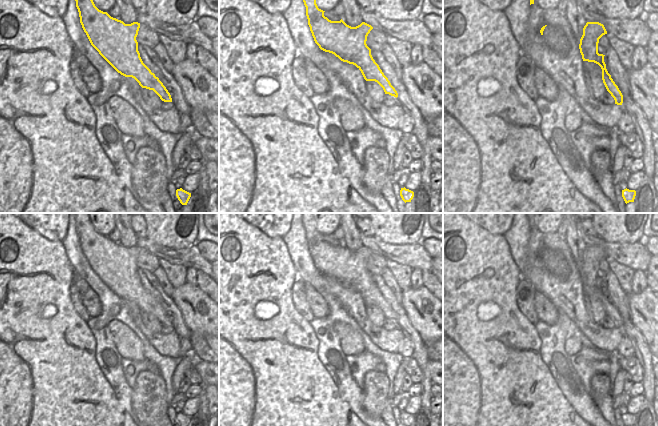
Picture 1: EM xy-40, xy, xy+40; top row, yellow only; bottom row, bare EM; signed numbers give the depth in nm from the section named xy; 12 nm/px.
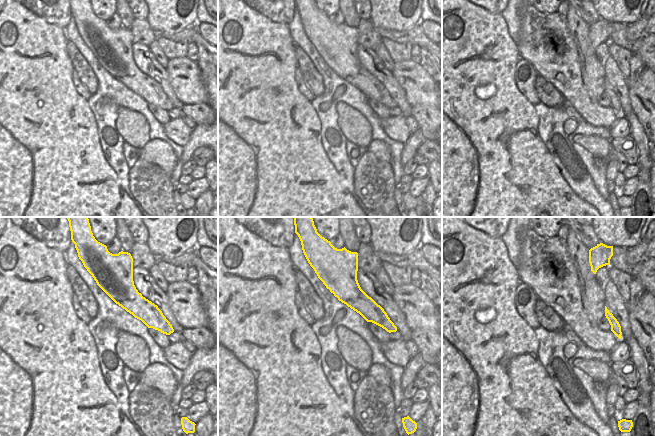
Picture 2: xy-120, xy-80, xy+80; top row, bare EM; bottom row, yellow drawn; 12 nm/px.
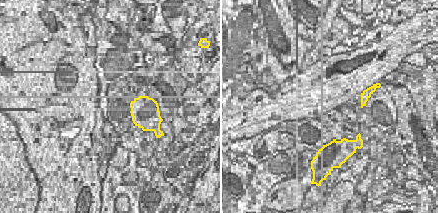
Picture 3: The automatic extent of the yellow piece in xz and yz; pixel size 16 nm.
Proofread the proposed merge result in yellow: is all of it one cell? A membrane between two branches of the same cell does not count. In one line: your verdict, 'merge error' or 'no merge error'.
no merge error

